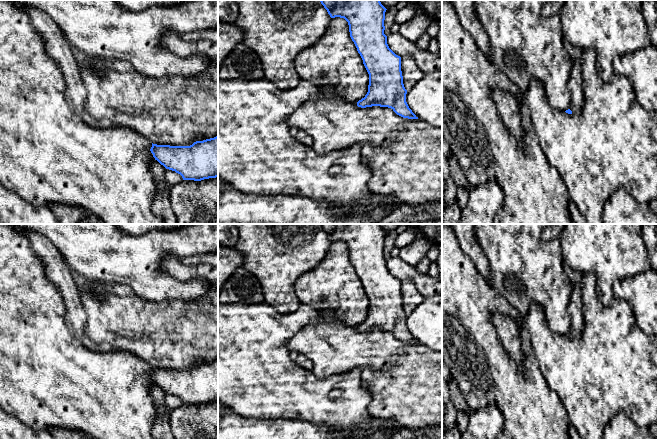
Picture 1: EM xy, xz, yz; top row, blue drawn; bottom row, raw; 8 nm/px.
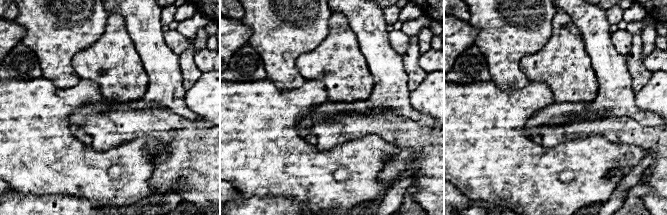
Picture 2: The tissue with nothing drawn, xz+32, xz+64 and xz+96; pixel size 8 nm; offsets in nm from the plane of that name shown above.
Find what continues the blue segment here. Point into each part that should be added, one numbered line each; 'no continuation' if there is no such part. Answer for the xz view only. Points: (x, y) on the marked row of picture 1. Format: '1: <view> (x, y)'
no continuation

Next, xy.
no continuation

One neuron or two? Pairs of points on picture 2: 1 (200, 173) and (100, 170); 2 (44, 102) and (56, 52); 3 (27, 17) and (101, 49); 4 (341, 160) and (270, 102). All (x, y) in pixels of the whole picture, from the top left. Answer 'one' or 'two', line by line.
1: two
2: two
3: two
4: one

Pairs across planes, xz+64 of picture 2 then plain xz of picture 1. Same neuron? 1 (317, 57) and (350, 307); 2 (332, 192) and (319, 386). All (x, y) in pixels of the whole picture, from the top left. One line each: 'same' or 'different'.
1: same
2: same

